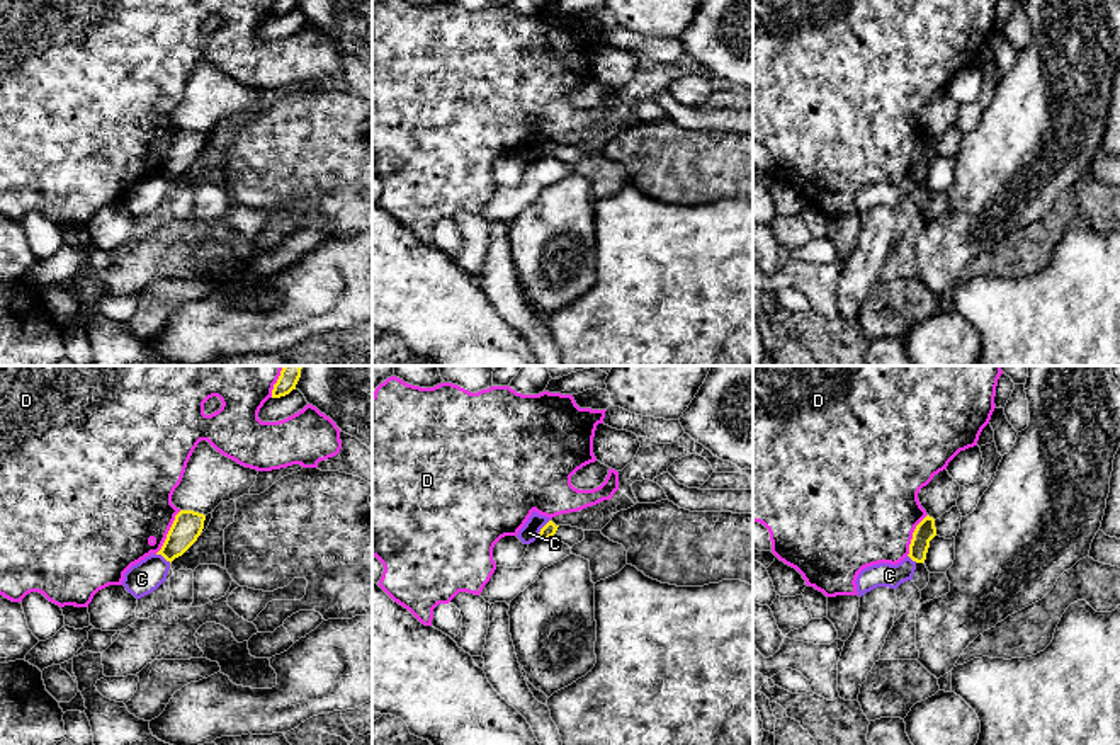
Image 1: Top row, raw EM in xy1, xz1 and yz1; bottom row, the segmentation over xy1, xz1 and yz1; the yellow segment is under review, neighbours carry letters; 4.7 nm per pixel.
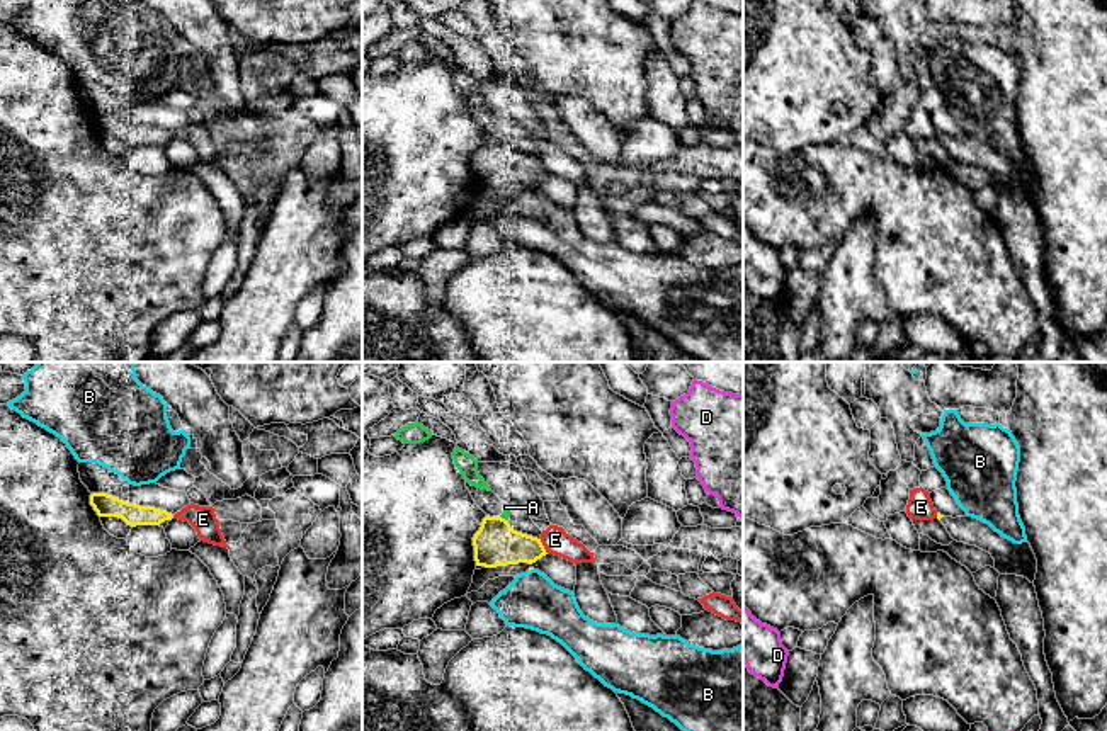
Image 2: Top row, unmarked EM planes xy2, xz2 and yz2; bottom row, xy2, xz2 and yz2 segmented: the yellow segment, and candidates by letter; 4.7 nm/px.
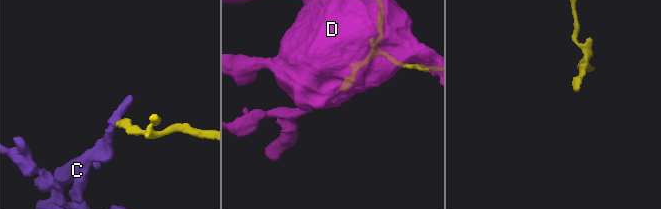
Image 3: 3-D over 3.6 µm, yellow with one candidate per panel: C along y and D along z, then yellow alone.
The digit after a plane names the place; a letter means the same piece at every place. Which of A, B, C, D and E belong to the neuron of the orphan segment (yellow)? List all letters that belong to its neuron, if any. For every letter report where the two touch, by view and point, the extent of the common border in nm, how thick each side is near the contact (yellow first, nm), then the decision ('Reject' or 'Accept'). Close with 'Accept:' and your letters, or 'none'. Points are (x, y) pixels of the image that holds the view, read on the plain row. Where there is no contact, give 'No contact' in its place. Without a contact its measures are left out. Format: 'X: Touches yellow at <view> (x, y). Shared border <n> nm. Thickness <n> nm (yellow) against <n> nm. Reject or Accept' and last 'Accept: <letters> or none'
A: Touches yellow at xz2 (504, 138). Shared border 50 nm. Thickness 200 nm (yellow) against 30 nm. Reject
B: Touches yellow at xz2 (531, 187). Shared border 30 nm. Thickness 20 nm (yellow) against 260 nm. Reject
C: Touches yellow at xz1 (541, 148). Shared border 110 nm. Thickness 70 nm (yellow) against 90 nm. Reject
D: Touches yellow at xy1 (169, 152). Shared border 240 nm. Thickness 140 nm (yellow) against 420 nm. Reject
E: Touches yellow at xz2 (543, 165). Shared border 80 nm. Thickness 200 nm (yellow) against 120 nm. Reject
Accept: none

